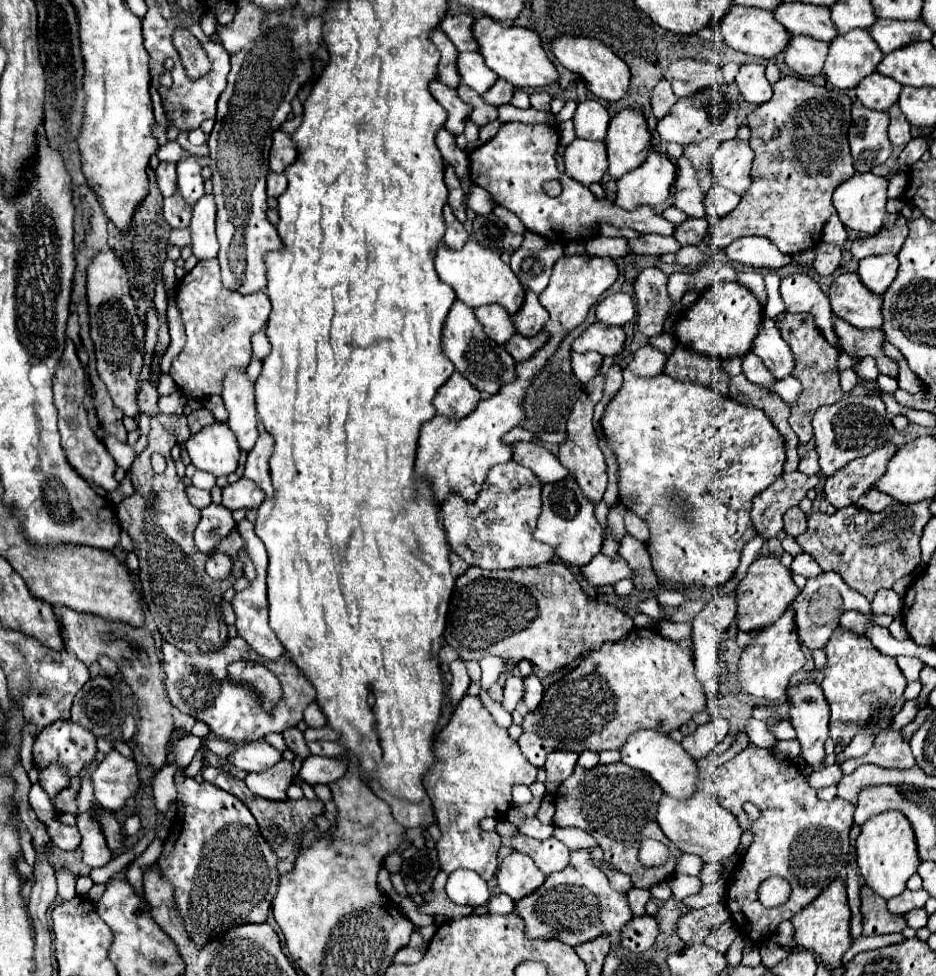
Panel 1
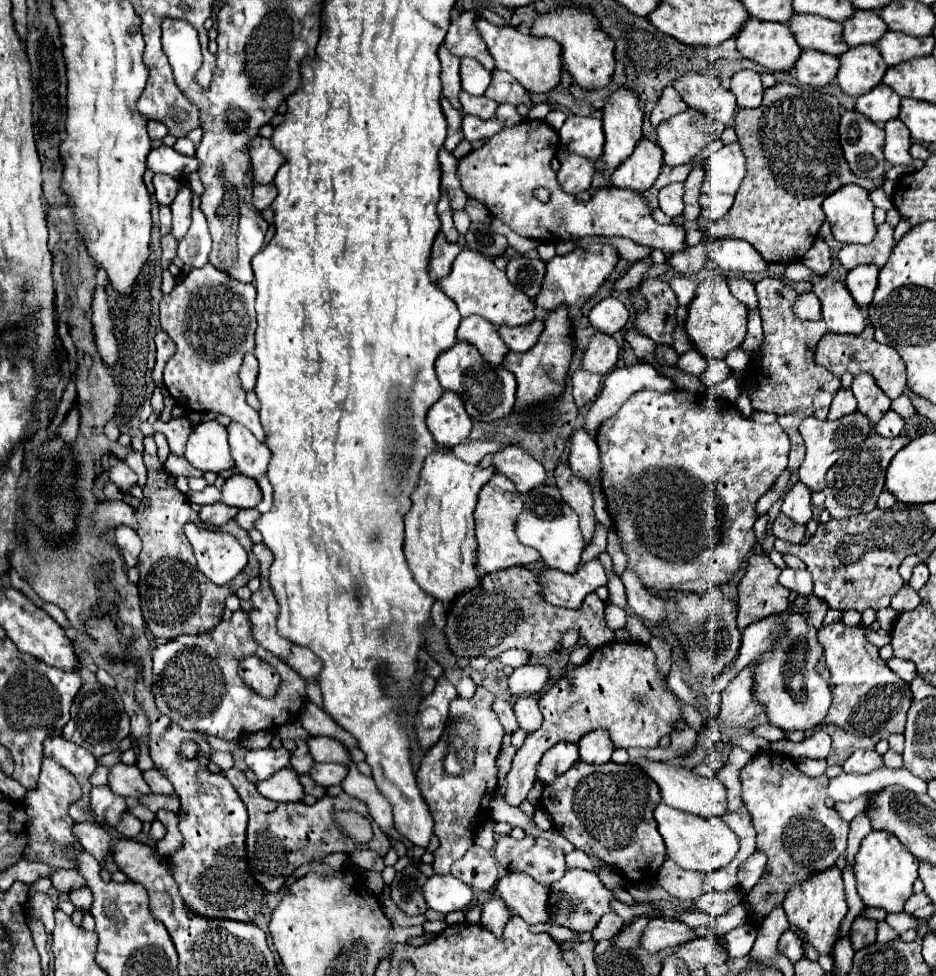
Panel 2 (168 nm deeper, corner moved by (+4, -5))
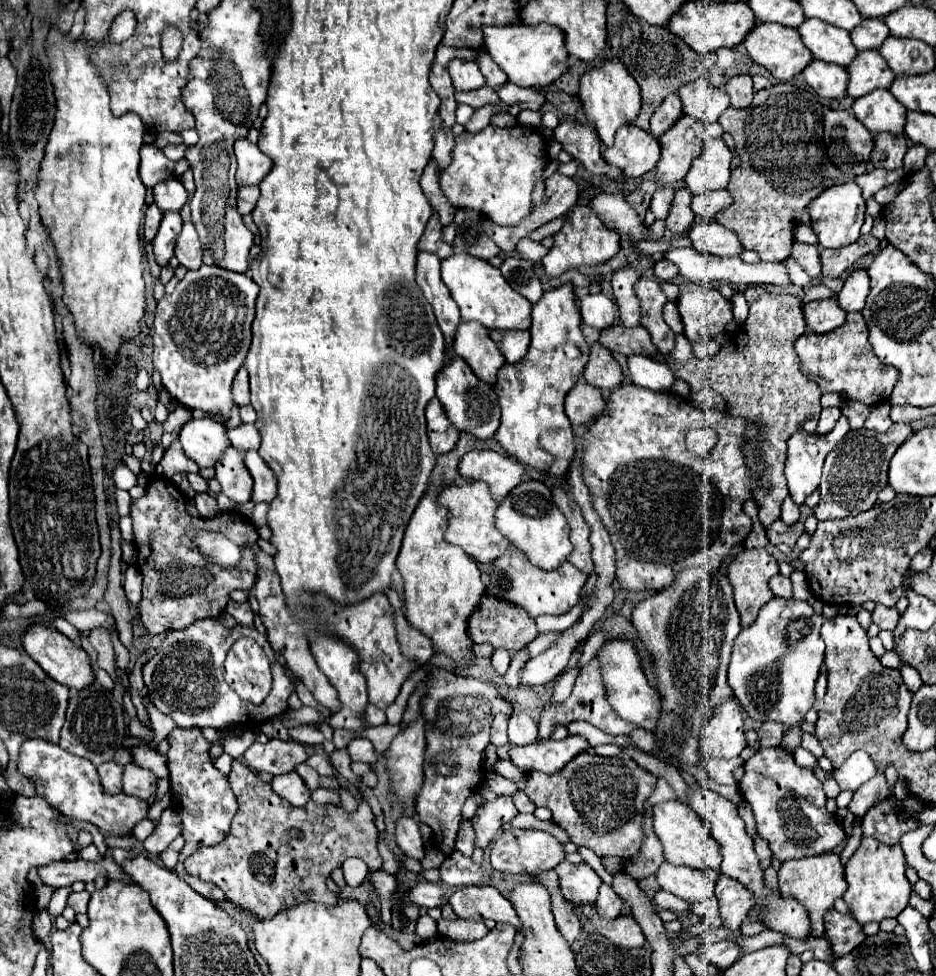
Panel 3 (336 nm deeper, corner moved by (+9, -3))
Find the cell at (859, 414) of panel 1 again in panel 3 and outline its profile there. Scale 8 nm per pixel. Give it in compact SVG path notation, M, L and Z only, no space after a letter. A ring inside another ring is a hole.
M841 416L839 422L835 424L835 428L833 428L829 434L825 434L825 436L807 434L807 432L795 432L795 434L789 438L785 478L787 478L787 484L789 484L789 494L791 494L791 498L793 498L799 506L803 506L805 498L819 488L819 478L821 478L821 468L823 468L825 456L829 454L829 450L831 450L849 430L851 430L851 428L849 428L849 418L847 418L847 416Z

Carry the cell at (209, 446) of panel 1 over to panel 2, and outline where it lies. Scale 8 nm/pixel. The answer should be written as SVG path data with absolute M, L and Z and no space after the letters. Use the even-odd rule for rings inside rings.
M218 422L198 424L186 442L186 460L202 472L232 470L232 456L228 448L228 432Z

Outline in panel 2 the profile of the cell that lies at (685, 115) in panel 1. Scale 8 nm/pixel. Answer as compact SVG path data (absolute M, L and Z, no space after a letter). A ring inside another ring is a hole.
M688 108L682 114L658 126L658 146L664 152L664 164L680 166L690 162L710 140L720 138L724 124Z

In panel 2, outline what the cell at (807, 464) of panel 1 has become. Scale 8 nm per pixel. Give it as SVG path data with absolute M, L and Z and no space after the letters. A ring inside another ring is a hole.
M796 482L790 486L790 490L784 496L782 512L790 516L796 524L806 524L812 518L812 504L810 504L810 490L802 484Z

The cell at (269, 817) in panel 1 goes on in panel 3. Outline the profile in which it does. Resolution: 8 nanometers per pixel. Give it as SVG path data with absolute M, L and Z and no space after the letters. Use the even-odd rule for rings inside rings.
M233 760L229 784L239 802L231 834L223 840L223 844L191 854L185 860L185 868L201 880L217 884L225 896L243 910L251 910L259 918L271 918L279 910L307 900L307 892L311 892L311 900L315 902L335 904L337 896L325 888L325 880L331 870L343 864L345 858L357 856L365 860L371 872L381 868L377 828L373 824L371 808L363 796L357 798L359 808L355 812L315 802L307 802L297 808L279 798L271 786L267 782L263 784L241 760ZM293 828L299 830L301 836L291 836Z

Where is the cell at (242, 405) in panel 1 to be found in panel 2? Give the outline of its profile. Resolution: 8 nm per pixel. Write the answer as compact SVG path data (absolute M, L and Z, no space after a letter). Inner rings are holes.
M232 422L228 426L228 440L230 440L230 450L232 458L236 462L236 468L254 480L266 474L266 466L270 462L270 450L258 442L248 428L244 428L238 422Z

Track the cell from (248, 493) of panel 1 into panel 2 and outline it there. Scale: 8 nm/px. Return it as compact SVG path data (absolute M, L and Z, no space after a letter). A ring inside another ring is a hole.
M232 474L222 486L222 502L236 508L256 508L262 500L262 492L256 480L244 474Z

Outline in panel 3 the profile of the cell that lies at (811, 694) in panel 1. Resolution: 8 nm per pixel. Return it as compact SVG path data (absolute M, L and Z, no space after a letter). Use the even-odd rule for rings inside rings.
M773 598L759 610L757 620L749 626L743 628L739 638L735 640L733 646L733 656L731 656L731 666L729 666L729 686L733 688L735 698L741 702L743 710L759 720L773 720L781 722L787 728L799 724L805 714L813 708L815 704L815 682L819 676L819 668L823 664L823 652L825 644L819 636L819 628L823 624L823 618L813 612L809 602L805 600L795 600L795 598Z

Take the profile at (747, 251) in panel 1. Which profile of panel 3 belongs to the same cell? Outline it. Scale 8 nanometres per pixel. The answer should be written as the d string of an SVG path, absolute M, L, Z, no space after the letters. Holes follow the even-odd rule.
M715 220L691 226L687 236L691 238L693 246L705 254L715 254L721 258L723 256L735 258L735 256L741 256L741 252L743 252L743 244L739 242L737 234L719 226Z

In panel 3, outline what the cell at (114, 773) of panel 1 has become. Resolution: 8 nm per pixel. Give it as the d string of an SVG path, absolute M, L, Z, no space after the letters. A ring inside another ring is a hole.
M127 764L123 770L123 792L129 796L137 796L141 800L149 800L157 790L157 776L151 770L139 768L135 764Z

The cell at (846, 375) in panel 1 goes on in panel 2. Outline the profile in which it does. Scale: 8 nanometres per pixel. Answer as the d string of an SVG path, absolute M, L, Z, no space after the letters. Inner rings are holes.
M840 390L830 404L828 420L838 420L838 418L852 414L852 412L856 412L856 398L854 398L852 390Z

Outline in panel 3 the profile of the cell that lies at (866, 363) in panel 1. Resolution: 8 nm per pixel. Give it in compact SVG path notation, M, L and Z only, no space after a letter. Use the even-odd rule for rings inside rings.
M847 400L843 406L841 406L843 414L849 418L851 422L851 430L857 430L857 428L863 428L869 414L871 414L871 406L865 406L863 402L859 400Z

